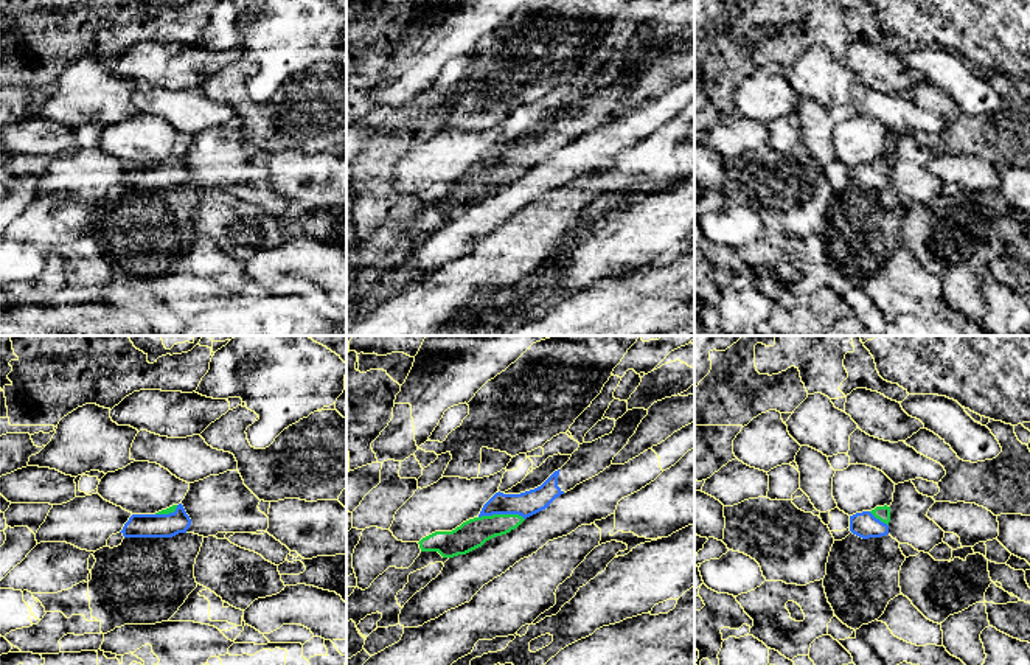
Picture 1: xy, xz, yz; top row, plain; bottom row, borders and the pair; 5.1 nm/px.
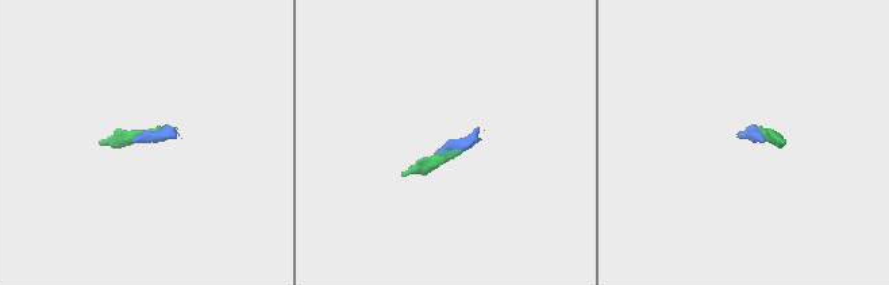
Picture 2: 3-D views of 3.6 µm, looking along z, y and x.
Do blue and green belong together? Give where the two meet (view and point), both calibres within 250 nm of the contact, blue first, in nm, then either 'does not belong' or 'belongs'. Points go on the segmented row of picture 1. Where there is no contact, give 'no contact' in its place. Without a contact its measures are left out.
xz (502, 513) | 130/150 nm | belongs

